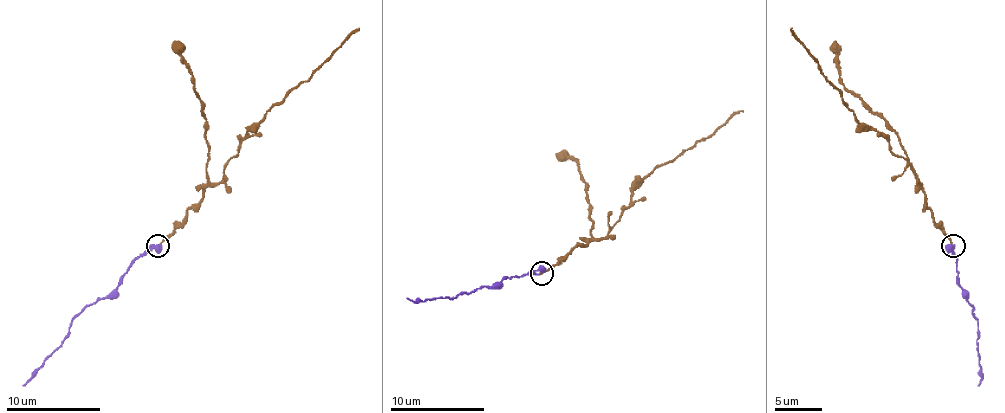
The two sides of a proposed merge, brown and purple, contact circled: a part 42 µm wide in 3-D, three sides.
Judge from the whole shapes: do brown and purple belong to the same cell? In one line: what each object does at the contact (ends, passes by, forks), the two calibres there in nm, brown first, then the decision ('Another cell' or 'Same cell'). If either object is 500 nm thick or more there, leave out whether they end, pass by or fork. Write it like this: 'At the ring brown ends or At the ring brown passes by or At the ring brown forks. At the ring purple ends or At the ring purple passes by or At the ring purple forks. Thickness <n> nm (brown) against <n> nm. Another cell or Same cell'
At the ring brown ends. At the ring purple passes by. Thickness 160 nm (brown) against 360 nm. Same cell

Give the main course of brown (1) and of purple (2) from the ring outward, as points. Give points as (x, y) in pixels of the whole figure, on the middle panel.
1: (542, 273), (568, 252), (592, 240), (606, 238), (634, 188), (646, 176), (708, 138), (736, 112), (743, 112)
2: (540, 273), (502, 278), (490, 288), (476, 288), (457, 297), (414, 302), (407, 297)

